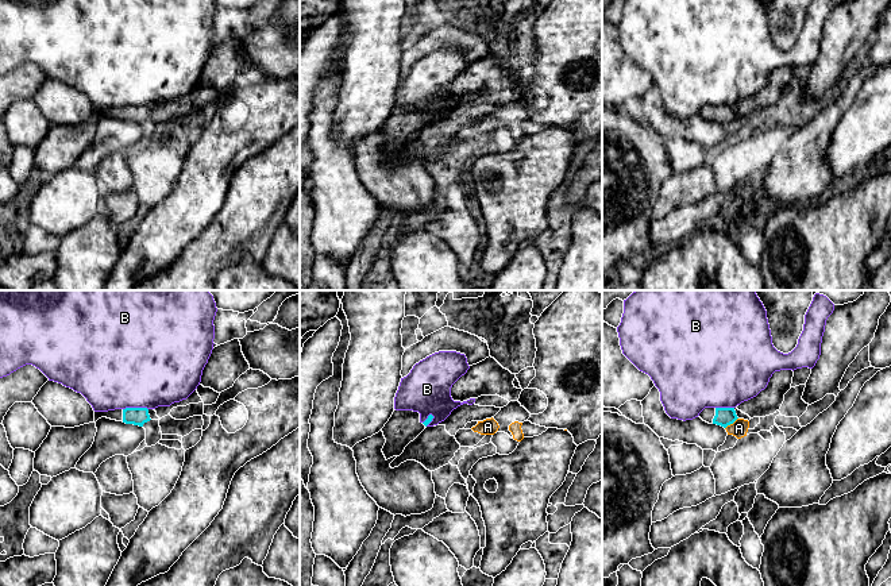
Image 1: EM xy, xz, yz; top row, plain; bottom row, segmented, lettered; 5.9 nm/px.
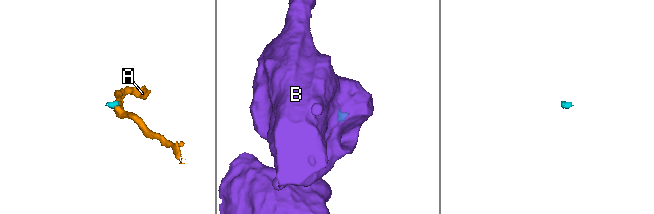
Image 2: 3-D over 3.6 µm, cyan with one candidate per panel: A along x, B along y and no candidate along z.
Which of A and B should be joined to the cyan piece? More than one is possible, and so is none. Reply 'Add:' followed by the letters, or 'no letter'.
Add: no letter

